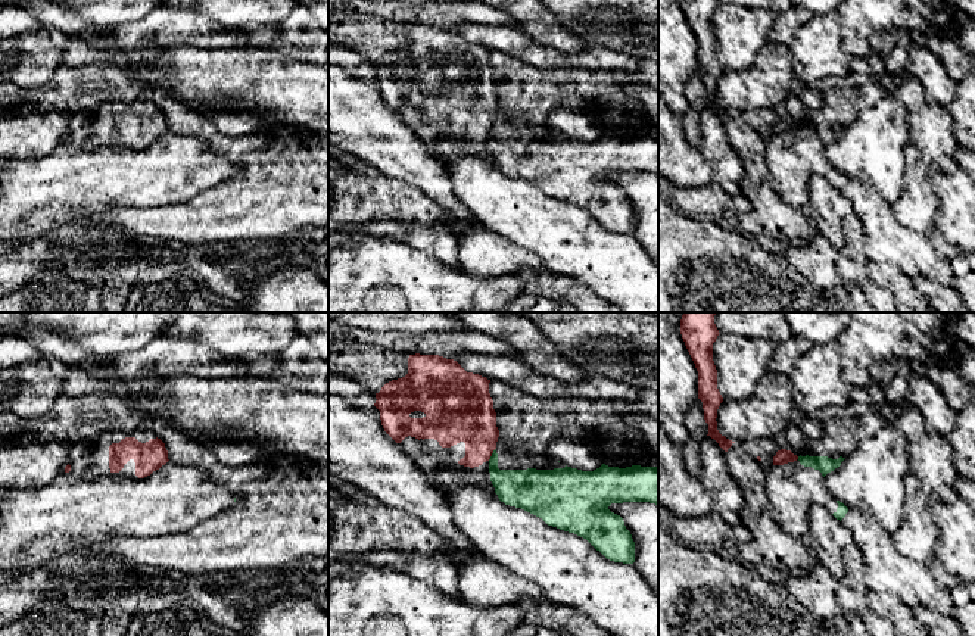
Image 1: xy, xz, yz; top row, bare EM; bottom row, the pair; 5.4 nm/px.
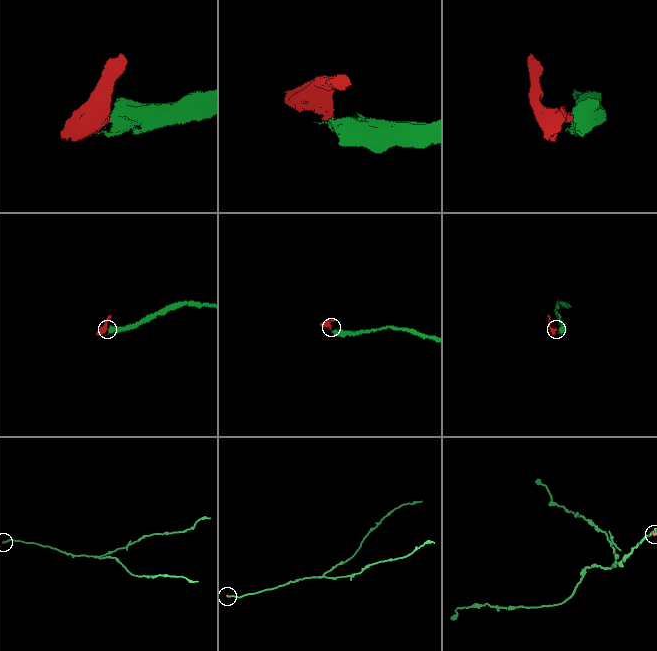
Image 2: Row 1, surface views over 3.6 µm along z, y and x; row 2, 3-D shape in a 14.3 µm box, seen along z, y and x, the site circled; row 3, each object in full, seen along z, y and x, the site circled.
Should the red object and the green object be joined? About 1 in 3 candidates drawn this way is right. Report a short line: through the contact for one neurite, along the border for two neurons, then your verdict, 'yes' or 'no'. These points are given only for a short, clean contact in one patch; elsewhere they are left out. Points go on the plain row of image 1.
xz (495, 118), (488, 130) | no

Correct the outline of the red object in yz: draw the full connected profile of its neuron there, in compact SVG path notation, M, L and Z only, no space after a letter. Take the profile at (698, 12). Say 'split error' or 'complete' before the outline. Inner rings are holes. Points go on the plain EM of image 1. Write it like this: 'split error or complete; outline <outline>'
complete; outline M680 0L685 16L698 41L698 69L703 72L704 90L708 94L708 105L728 122L735 113L717 100L717 80L723 68L717 59L717 40L713 31L713 13L720 4L719 0Z

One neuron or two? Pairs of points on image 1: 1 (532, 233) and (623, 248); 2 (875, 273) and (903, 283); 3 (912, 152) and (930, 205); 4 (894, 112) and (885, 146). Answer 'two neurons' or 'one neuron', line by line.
1: one neuron
2: one neuron
3: one neuron
4: one neuron

